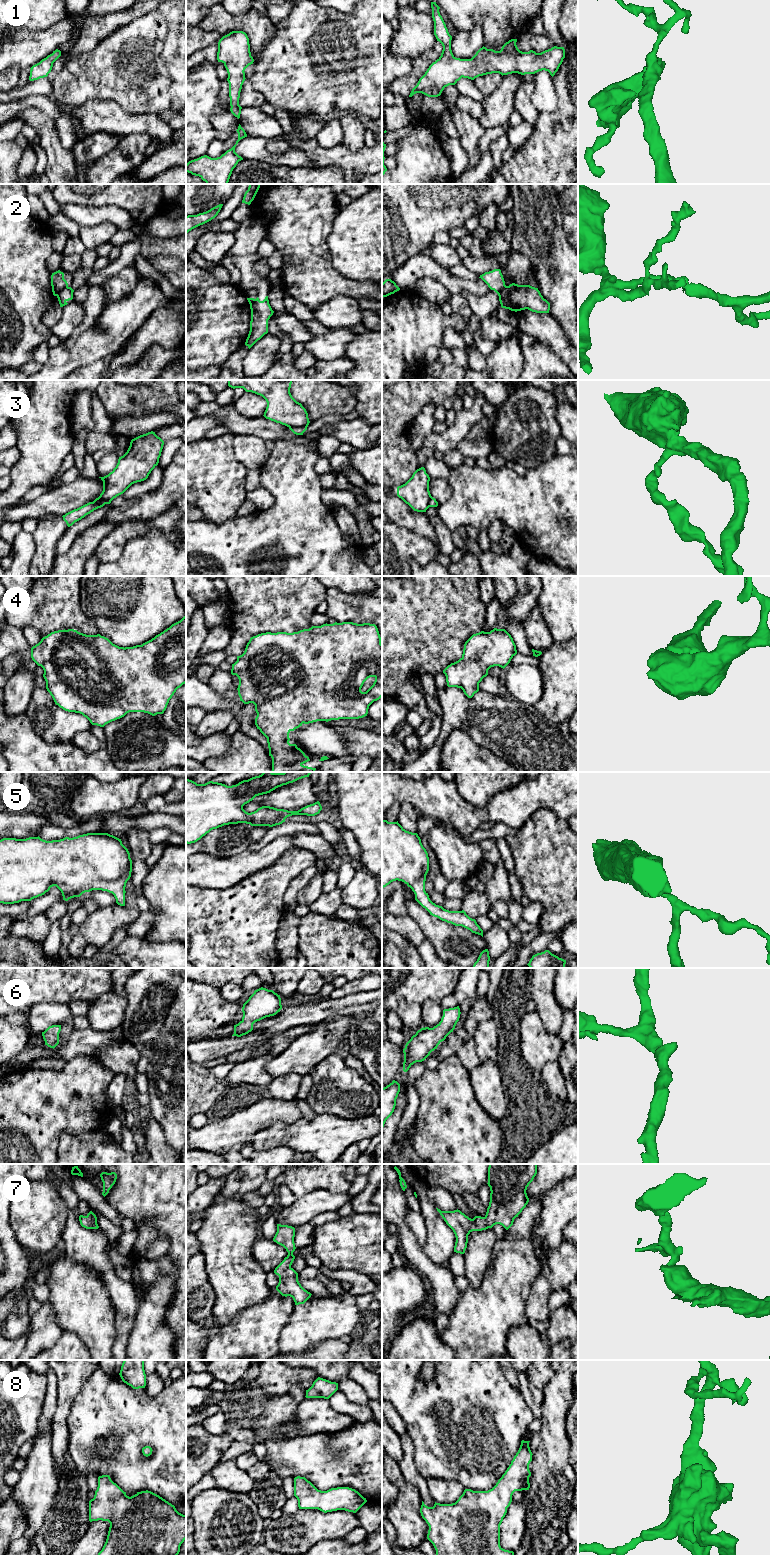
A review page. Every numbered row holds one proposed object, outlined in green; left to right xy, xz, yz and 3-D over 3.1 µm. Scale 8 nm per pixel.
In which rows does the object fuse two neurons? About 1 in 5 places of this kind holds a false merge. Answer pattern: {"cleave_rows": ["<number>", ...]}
{"cleave_rows": ["2", "3"]}

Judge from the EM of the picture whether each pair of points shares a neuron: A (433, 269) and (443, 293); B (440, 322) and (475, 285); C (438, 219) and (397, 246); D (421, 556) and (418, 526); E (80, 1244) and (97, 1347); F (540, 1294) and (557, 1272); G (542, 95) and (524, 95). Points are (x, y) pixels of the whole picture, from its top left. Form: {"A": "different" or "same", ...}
{"A": "different", "B": "different", "C": "same", "D": "different", "E": "different", "F": "different", "G": "different"}

